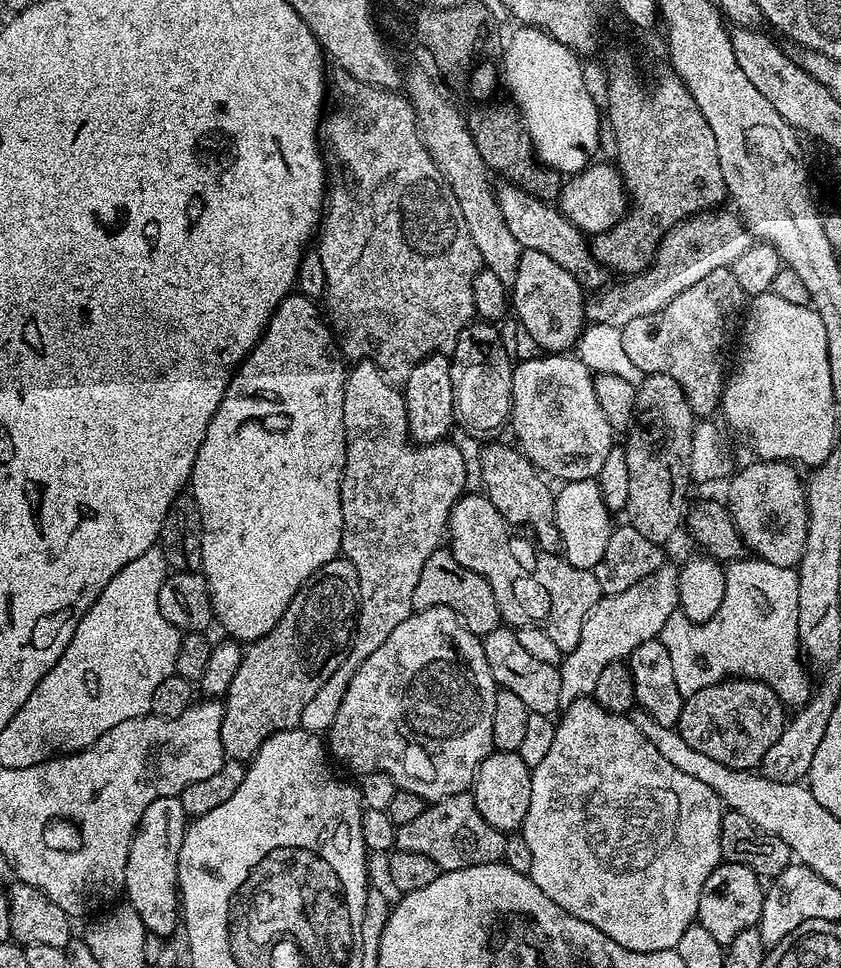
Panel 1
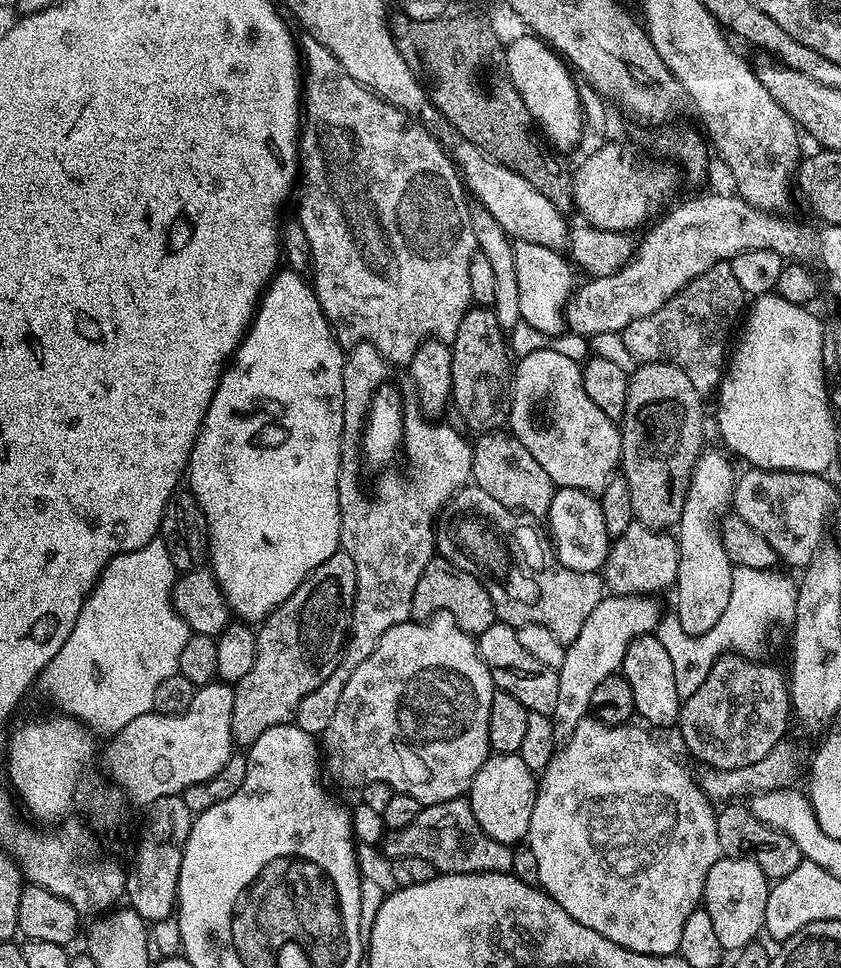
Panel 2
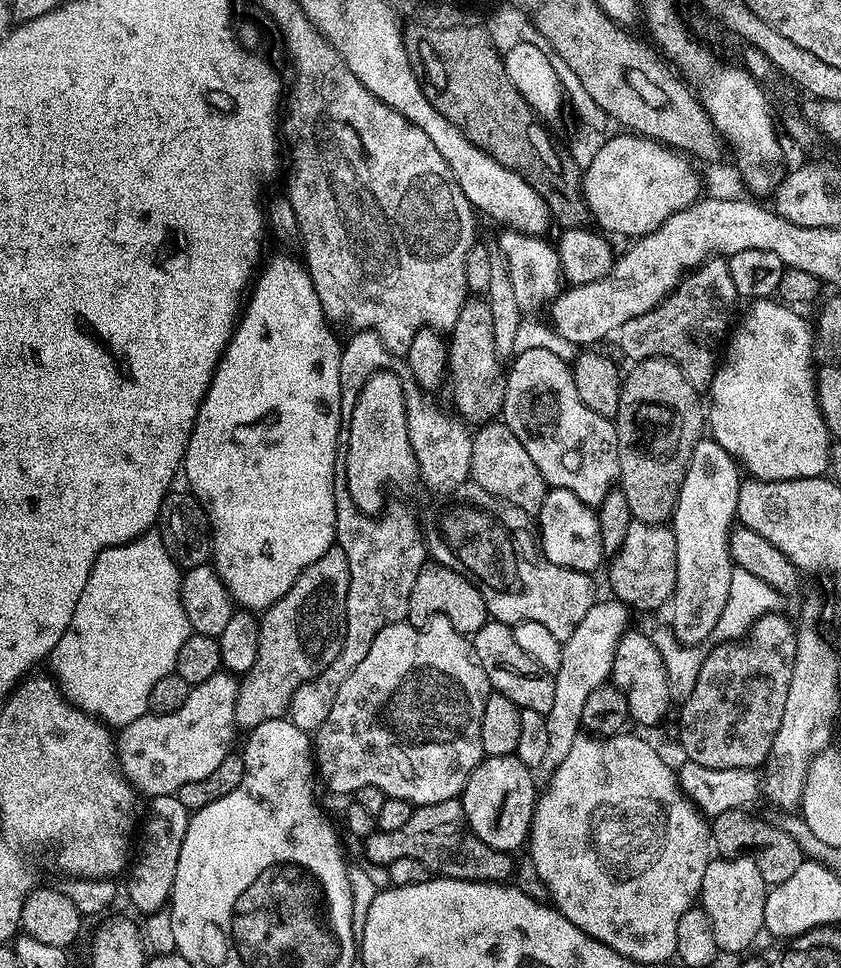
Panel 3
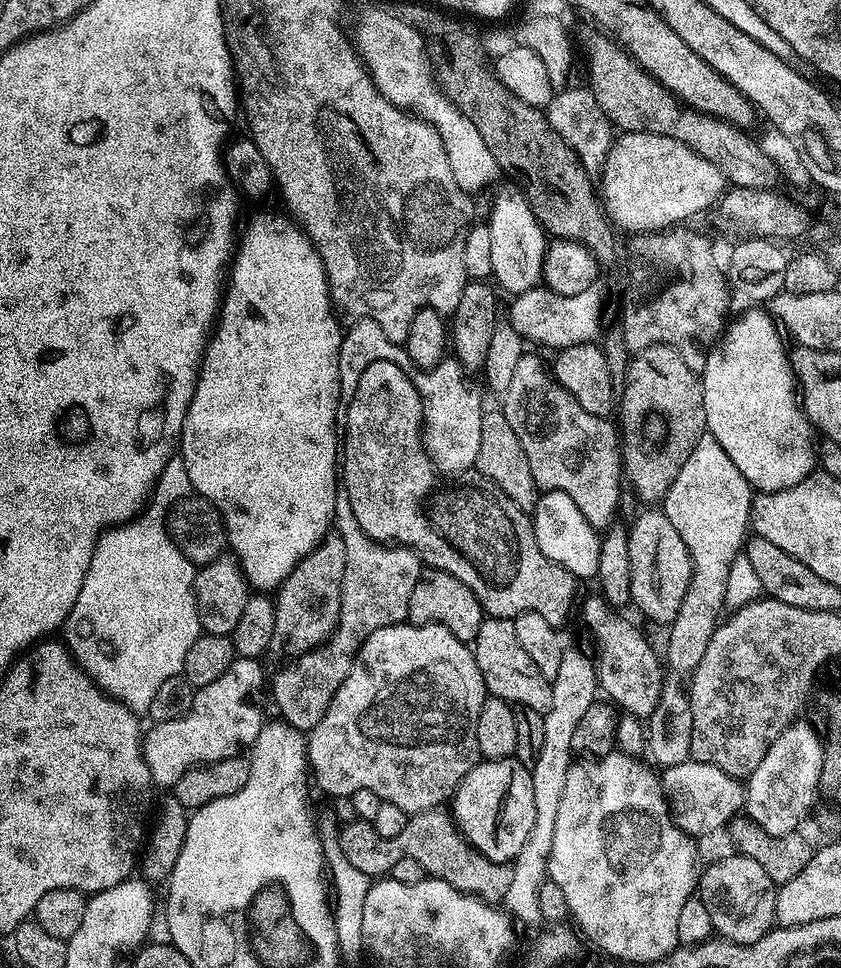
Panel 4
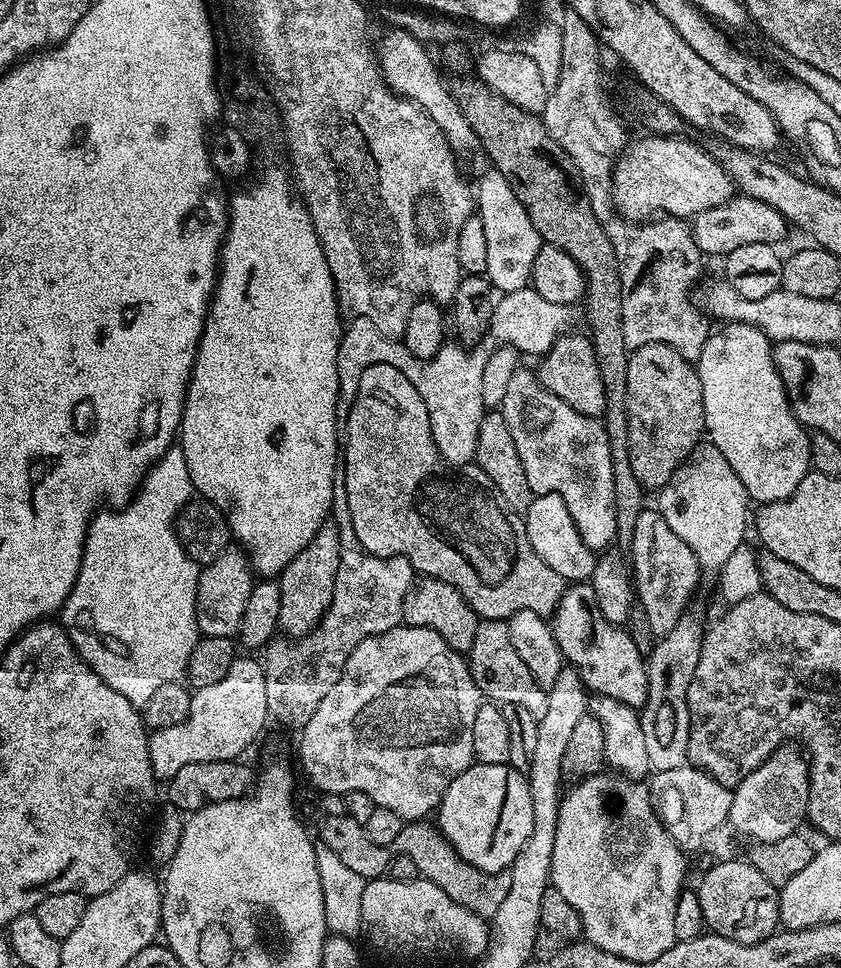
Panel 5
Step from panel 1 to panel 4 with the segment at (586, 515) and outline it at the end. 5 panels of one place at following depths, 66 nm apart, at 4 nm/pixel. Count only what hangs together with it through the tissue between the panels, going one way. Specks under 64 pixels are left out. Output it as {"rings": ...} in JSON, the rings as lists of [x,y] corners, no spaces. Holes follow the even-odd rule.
{"rings":[[[544,492],[536,503],[535,512],[531,513],[532,529],[538,542],[538,550],[558,566],[562,566],[570,575],[581,581],[592,580],[598,570],[600,536],[597,529],[578,510],[574,498],[565,492]]]}

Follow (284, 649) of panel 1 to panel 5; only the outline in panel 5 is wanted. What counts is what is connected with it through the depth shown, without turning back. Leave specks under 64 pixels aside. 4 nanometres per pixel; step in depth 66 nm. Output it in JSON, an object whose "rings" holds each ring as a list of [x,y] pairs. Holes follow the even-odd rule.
{"rings":[[[326,522],[310,542],[285,566],[280,581],[279,631],[288,638],[303,638],[319,624],[334,598],[334,582],[342,558],[340,535],[335,523]]]}

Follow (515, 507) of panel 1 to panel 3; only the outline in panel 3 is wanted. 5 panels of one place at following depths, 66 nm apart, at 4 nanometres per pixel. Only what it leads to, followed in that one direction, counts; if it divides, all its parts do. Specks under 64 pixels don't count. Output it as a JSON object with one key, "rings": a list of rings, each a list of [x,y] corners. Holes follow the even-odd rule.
{"rings":[[[499,419],[481,424],[472,432],[470,480],[471,483],[482,486],[482,490],[509,500],[529,514],[539,513],[544,496],[550,490],[549,485],[544,483],[538,466],[534,466],[534,458],[530,458],[526,446],[518,442],[518,434],[514,434],[514,430],[510,430],[510,426]]]}

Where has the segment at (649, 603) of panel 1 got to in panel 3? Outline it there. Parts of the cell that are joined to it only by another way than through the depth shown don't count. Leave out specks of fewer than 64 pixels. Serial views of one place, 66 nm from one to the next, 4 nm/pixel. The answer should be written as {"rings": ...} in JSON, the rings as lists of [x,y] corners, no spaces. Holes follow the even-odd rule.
{"rings":[[[597,599],[590,606],[590,610],[586,610],[586,618],[578,622],[578,630],[574,630],[574,634],[570,634],[570,638],[563,641],[562,666],[558,666],[554,674],[556,678],[554,706],[550,706],[550,710],[546,713],[550,738],[546,742],[546,758],[539,769],[541,773],[554,773],[562,758],[570,754],[570,746],[574,746],[577,736],[582,732],[580,723],[586,698],[590,698],[590,693],[612,675],[614,650],[620,637],[629,627],[630,612],[619,600],[607,599]]]}

